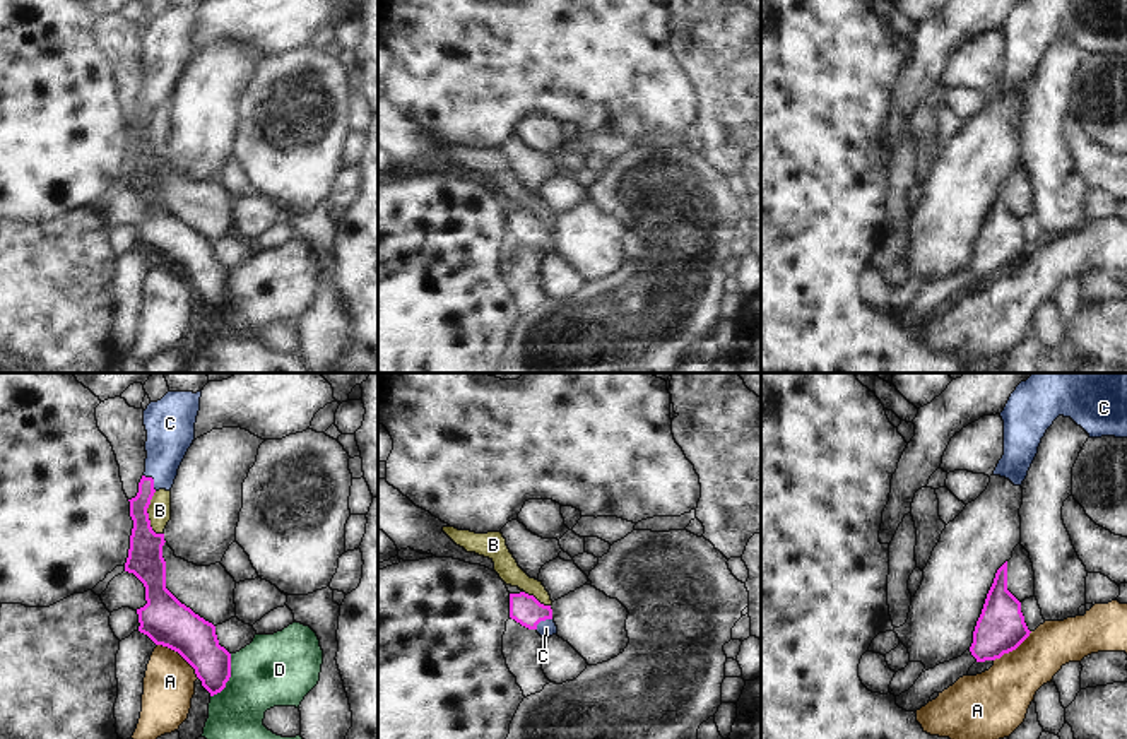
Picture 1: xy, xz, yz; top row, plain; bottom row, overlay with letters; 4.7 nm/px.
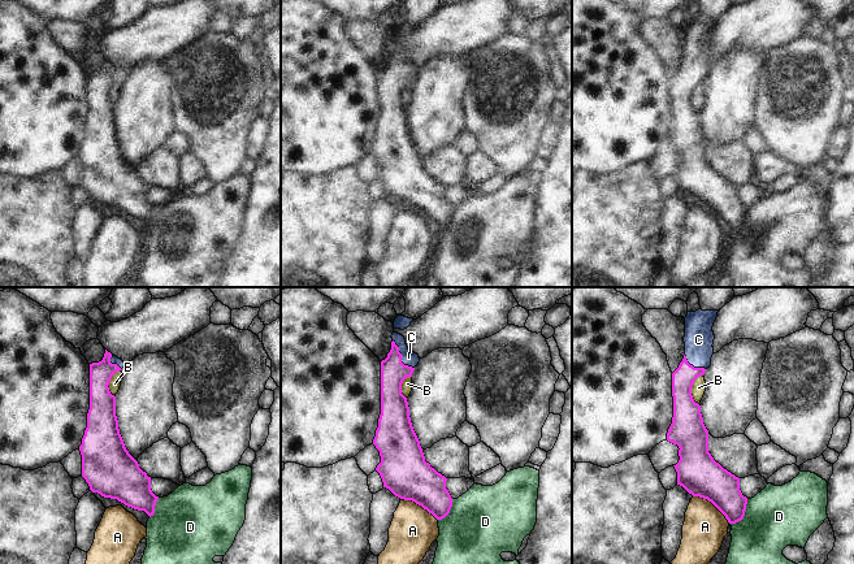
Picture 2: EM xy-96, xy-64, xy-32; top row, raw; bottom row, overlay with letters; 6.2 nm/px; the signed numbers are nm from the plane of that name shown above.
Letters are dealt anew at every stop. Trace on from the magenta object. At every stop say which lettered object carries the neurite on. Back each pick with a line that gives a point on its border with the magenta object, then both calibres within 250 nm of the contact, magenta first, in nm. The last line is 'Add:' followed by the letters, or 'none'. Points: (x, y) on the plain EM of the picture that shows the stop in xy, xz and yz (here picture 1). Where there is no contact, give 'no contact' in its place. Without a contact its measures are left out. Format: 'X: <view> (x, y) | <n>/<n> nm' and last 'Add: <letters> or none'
C: xy (153, 98) | 100/220 nm
Add: C

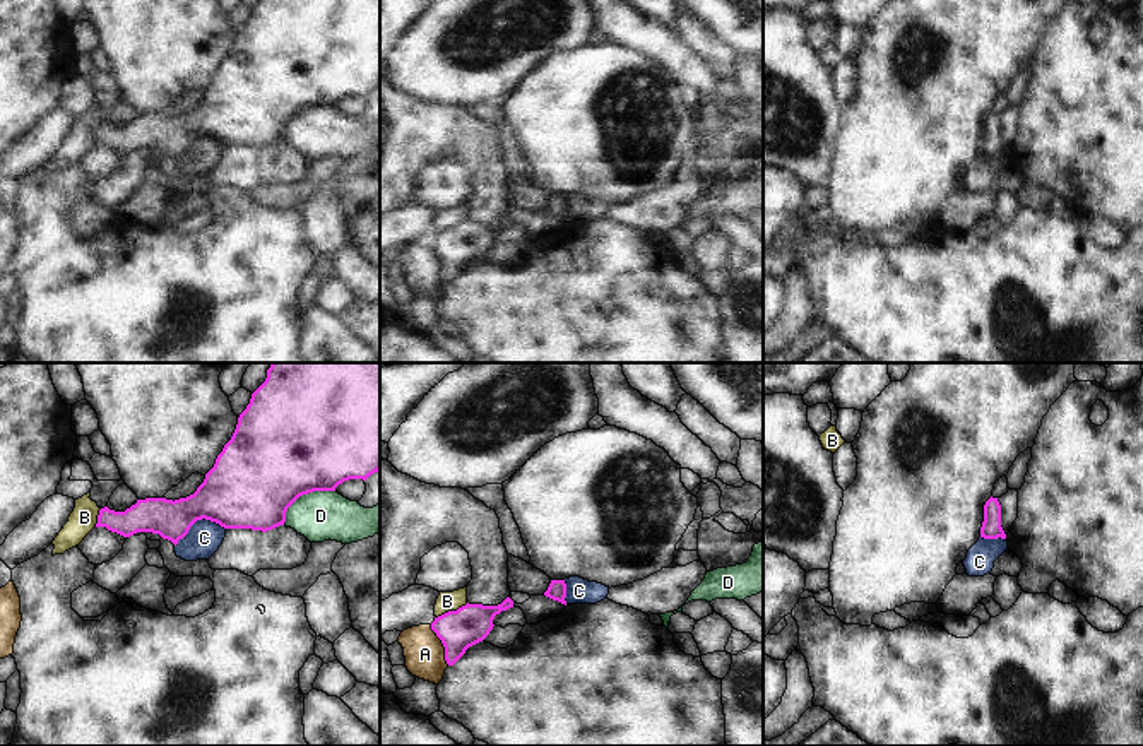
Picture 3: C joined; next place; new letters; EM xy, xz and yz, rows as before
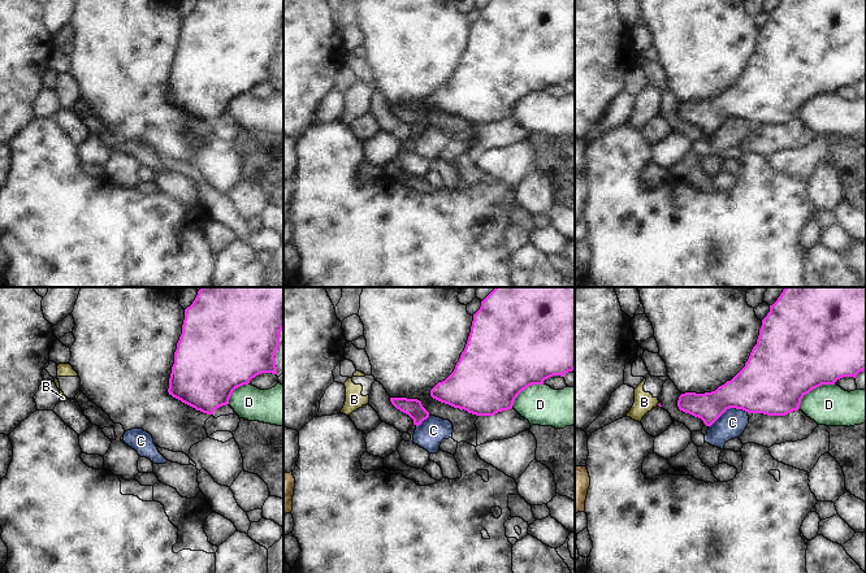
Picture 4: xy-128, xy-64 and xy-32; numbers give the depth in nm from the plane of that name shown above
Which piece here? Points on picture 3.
Add: none

